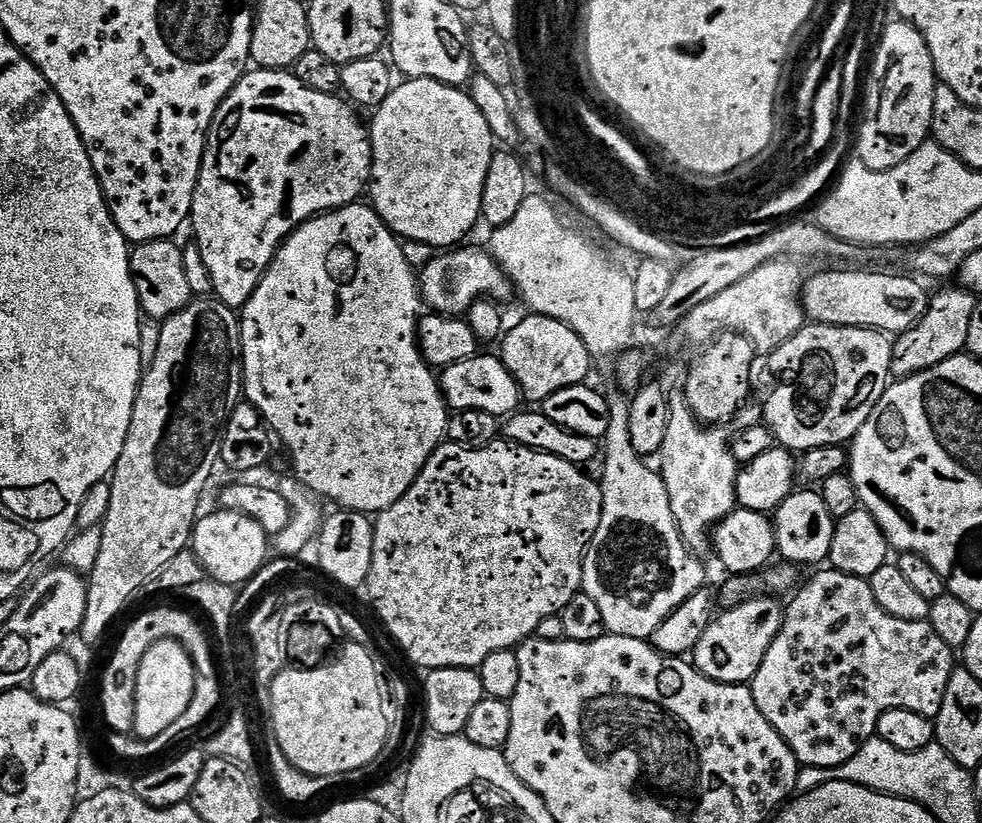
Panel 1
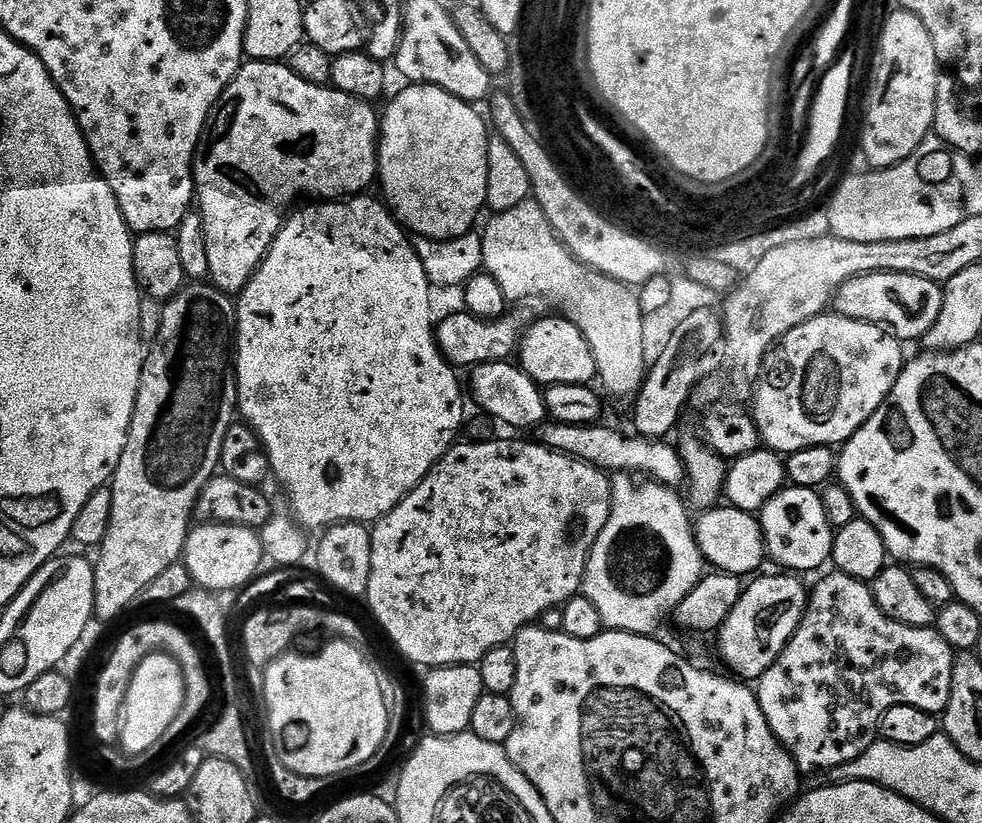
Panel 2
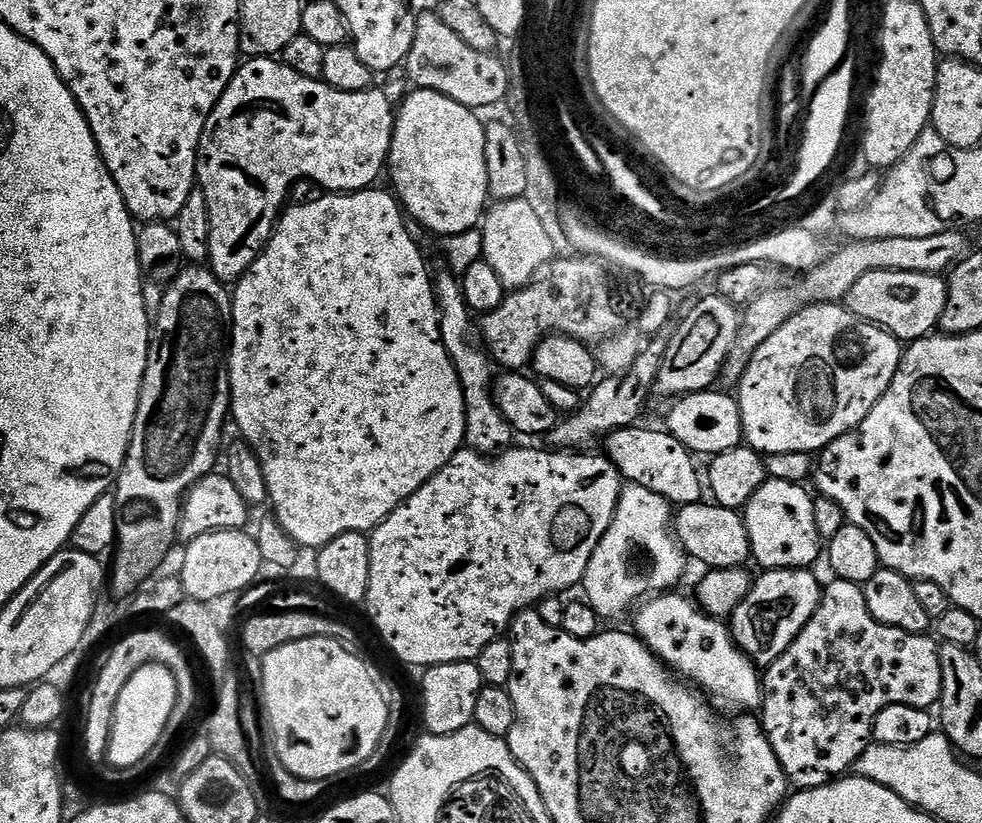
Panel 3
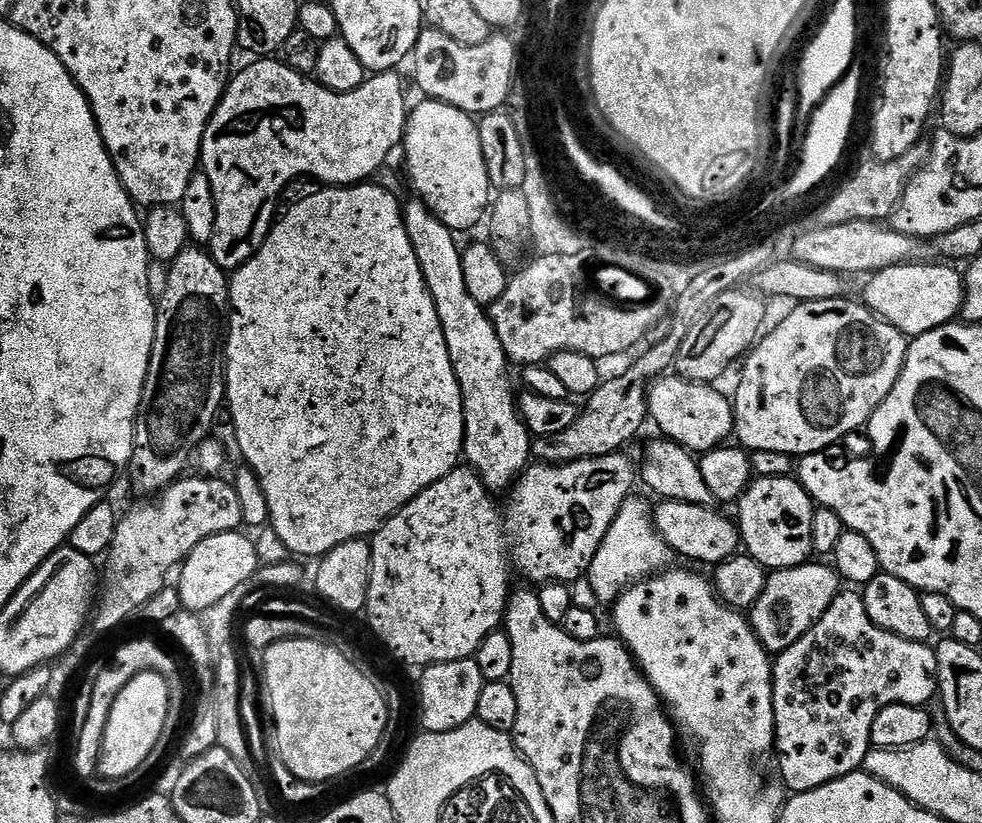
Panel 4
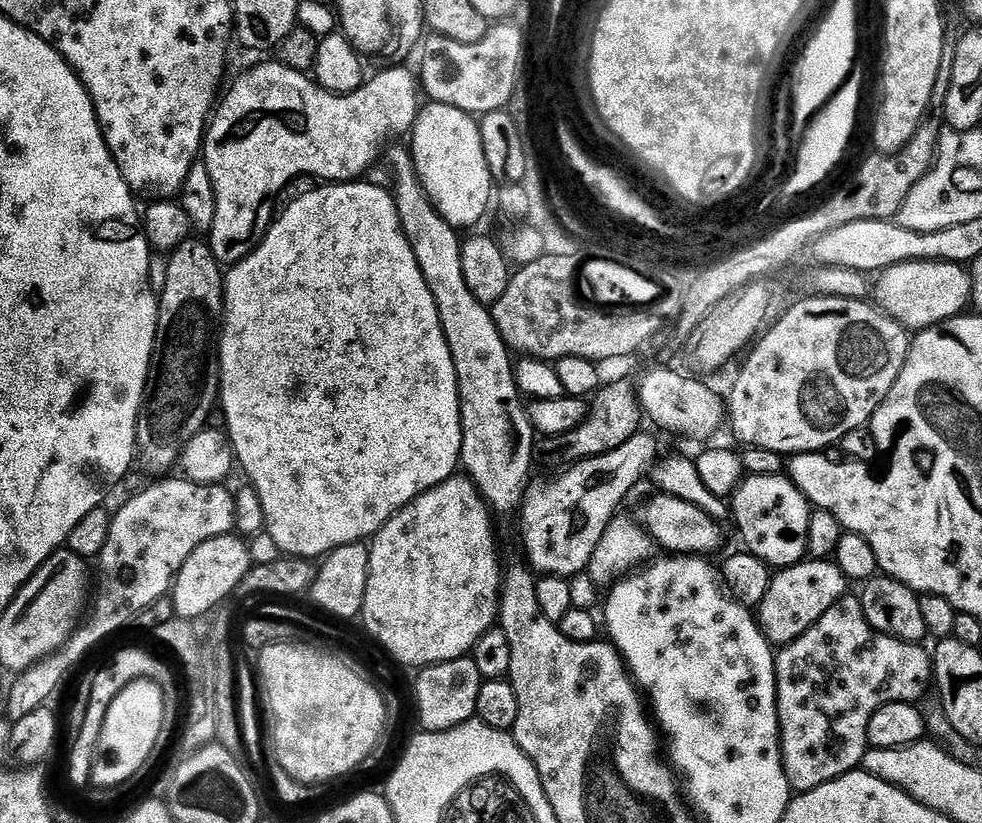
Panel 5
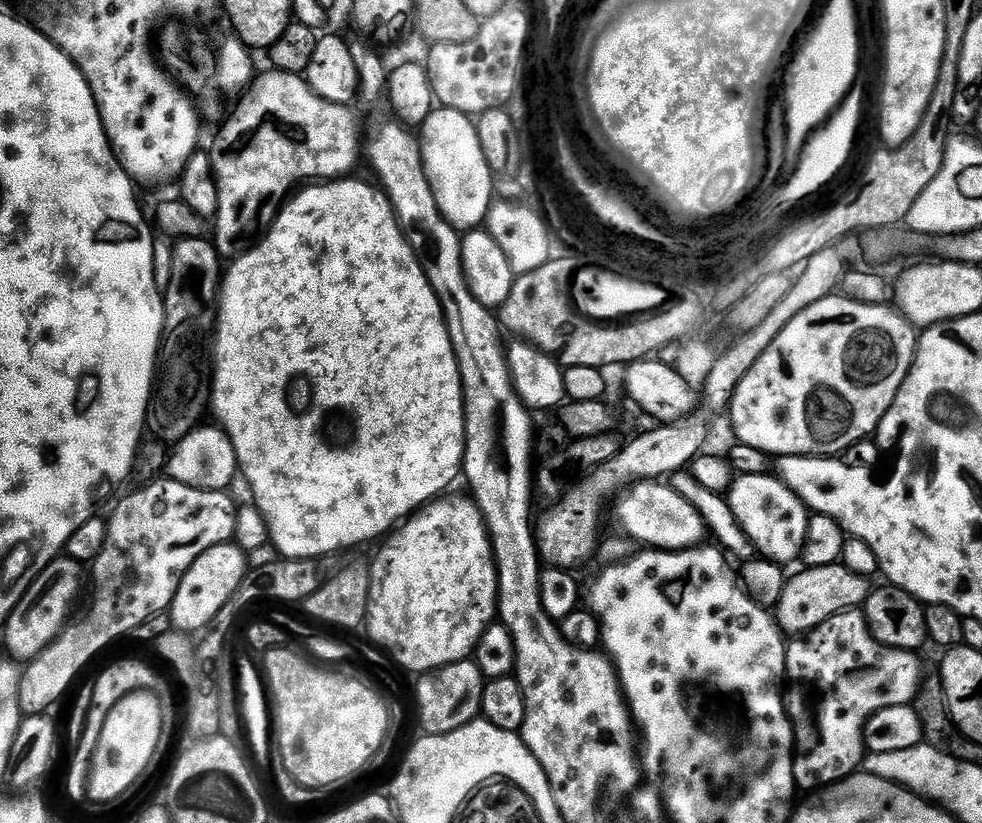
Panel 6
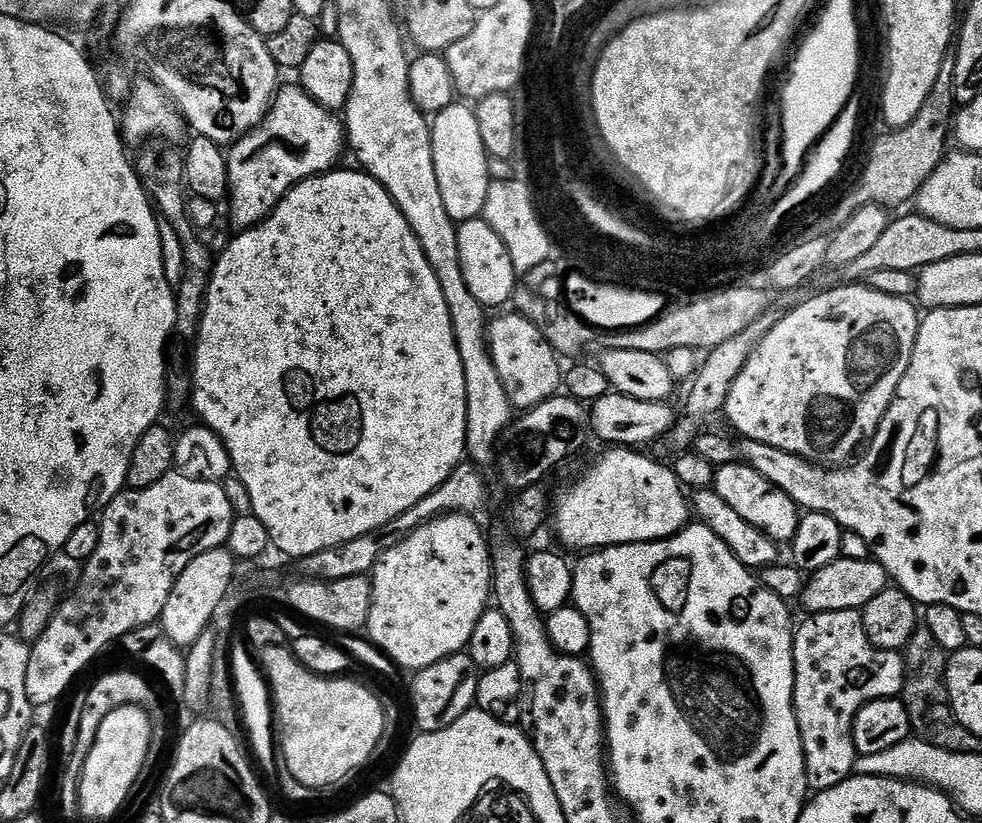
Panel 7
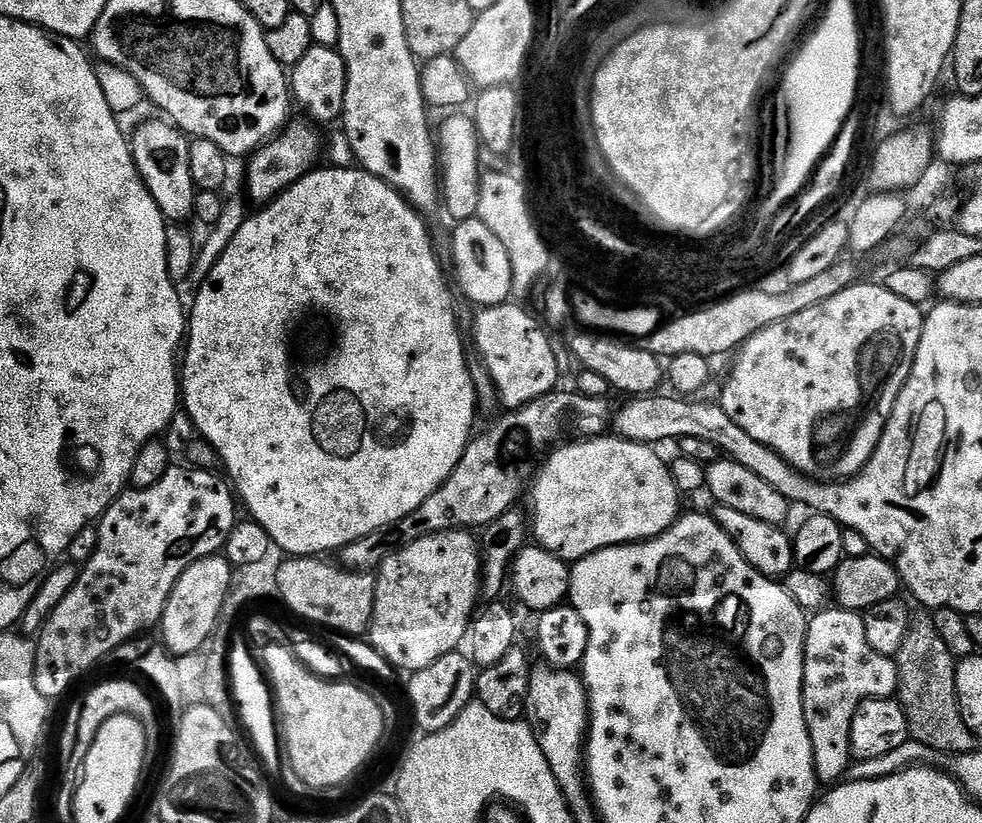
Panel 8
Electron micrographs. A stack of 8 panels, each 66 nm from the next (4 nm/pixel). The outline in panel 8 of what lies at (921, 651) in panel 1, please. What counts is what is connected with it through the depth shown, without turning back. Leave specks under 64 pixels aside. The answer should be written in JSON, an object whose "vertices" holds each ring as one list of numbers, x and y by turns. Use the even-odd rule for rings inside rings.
{"vertices":[[825,607,808,621,804,639,804,717,816,763,816,779,832,786,847,773,850,763,848,734,852,715,864,700,896,696,896,662,878,654,868,642,859,611]]}

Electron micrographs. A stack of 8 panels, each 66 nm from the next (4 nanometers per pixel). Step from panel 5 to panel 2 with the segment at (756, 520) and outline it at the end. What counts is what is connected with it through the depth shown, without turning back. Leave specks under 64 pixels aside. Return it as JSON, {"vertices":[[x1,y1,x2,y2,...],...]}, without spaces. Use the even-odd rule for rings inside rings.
{"vertices":[[784,486,758,512,764,546,770,560,792,574,805,574,826,565,832,559,834,527,827,520,821,493,815,488]]}

